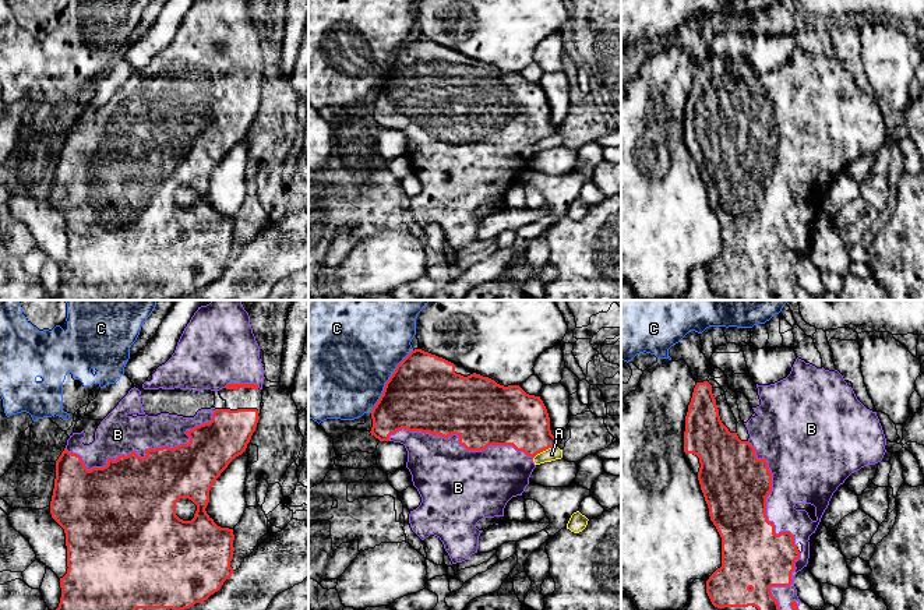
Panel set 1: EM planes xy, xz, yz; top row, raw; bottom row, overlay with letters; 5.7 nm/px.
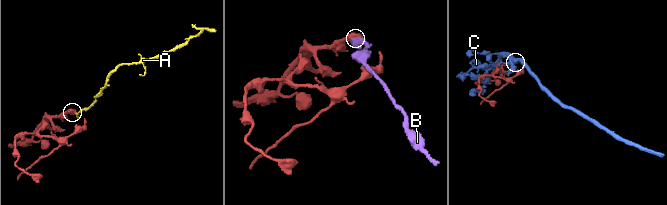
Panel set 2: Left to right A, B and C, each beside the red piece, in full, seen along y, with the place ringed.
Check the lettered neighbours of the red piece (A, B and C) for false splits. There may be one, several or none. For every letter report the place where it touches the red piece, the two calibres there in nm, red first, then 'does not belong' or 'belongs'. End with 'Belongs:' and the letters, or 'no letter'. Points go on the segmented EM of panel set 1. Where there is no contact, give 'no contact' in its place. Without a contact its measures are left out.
A: xz (545, 450) | 320/80 nm | does not belong
B: xy (145, 452) | 440/240 nm | belongs
C: xz (387, 381) | 440/500 nm | does not belong
Belongs: B

